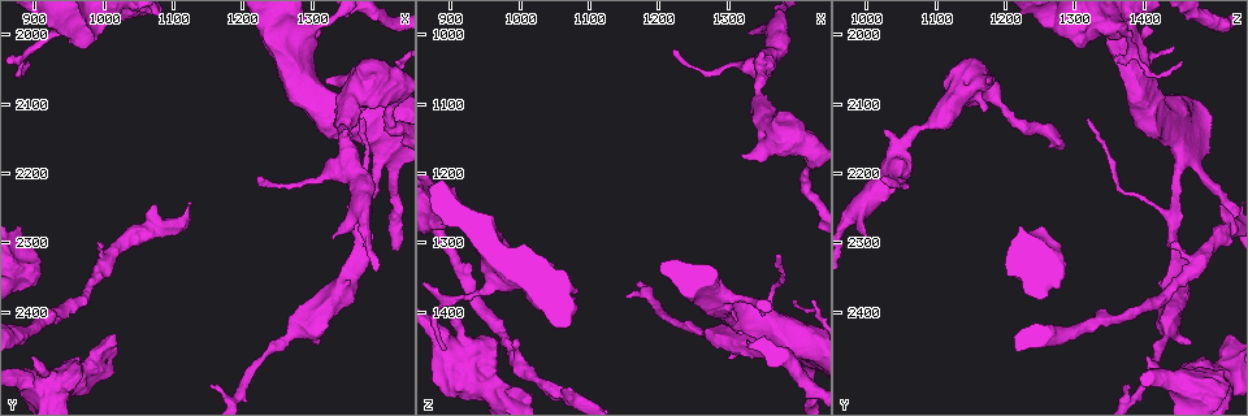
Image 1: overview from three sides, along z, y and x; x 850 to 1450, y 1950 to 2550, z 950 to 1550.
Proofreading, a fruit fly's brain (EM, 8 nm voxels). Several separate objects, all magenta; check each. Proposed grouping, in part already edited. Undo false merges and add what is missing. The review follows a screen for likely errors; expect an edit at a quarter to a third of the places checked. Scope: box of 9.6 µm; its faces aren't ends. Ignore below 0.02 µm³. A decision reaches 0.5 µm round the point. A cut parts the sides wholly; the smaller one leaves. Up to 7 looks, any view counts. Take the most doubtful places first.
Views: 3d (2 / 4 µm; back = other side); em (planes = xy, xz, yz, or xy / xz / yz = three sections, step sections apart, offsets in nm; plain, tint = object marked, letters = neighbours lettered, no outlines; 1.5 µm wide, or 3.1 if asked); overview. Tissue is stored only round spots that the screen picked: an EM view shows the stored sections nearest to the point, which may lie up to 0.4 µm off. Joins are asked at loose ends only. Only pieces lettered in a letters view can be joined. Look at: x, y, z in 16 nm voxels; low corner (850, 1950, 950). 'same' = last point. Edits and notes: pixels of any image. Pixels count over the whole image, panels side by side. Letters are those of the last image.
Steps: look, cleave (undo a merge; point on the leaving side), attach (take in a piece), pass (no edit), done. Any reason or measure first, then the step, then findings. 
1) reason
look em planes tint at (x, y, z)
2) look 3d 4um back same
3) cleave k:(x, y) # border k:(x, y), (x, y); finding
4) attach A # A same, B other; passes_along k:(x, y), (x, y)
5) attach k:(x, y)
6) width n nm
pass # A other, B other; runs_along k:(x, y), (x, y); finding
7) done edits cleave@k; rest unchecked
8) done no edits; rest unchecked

an open end
look 3d 4um at (900, 2465, 1405)

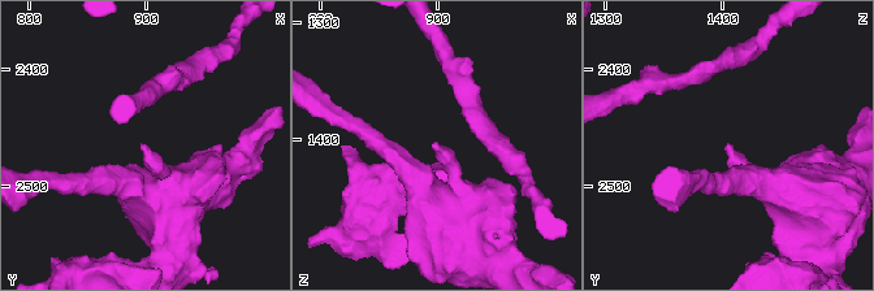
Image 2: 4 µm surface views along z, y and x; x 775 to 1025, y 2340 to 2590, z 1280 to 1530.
look em yz step 4 letters at (898, 2464, 1408)

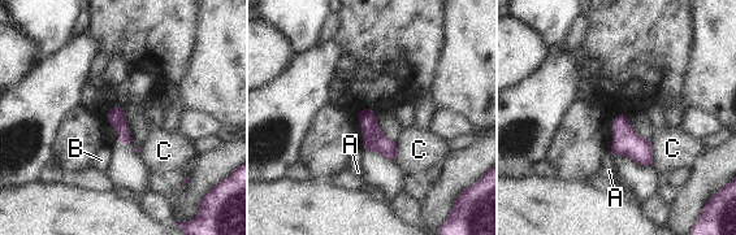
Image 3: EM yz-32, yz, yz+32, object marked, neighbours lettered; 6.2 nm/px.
longest_contact C 160 nm
pass # A other, B other, C other; border 3:(649, 140), (653, 148), (653, 165); none of them fits

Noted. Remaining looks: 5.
an open end
look em planes letters at (990, 2310, 1435)

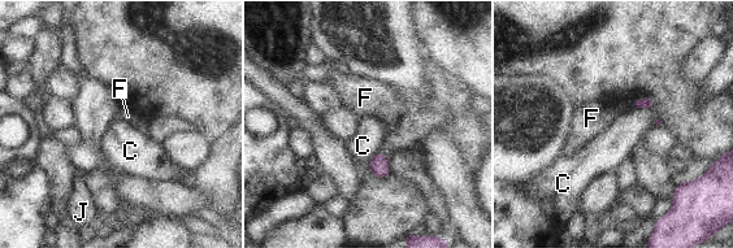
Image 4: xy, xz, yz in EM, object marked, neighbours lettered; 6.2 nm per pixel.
longest_contact C 140 nm
pass # C other, F other, J other; none of them fits

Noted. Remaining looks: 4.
branch stops here
look em xz step 8 letters at (1300, 2450, 1470)

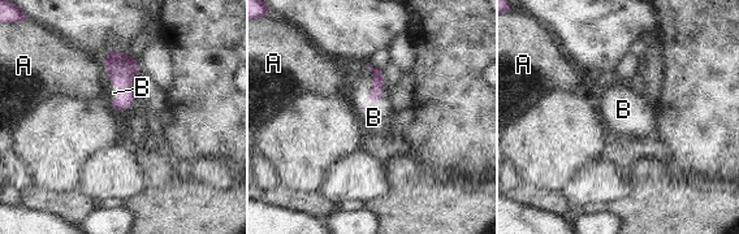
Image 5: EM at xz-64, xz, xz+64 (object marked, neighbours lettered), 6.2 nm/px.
look em planes letters same

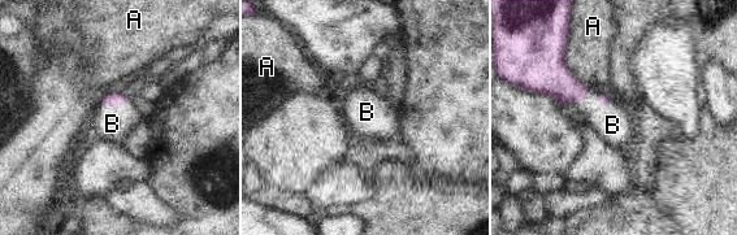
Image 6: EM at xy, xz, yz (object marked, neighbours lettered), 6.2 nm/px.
attach B # A other, B same; passes_along 6:(116, 100), (115, 105), (112, 123); the neuron continues

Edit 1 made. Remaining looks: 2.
done edits attach@6; rest unchecked

